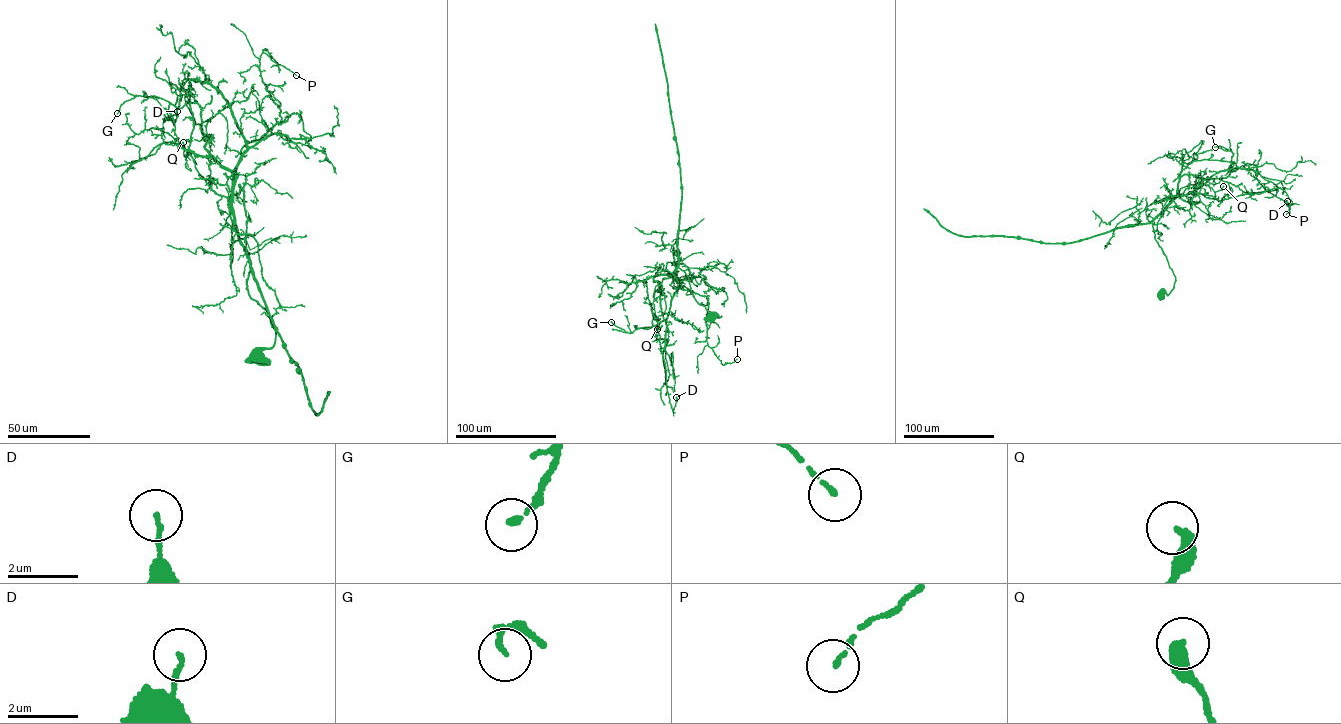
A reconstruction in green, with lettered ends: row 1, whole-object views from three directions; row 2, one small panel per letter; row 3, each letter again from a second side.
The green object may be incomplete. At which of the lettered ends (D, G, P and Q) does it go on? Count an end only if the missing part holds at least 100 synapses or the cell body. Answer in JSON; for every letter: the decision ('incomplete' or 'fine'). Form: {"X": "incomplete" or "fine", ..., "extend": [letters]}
{"D": "fine", "G": "fine", "P": "fine", "Q": "fine", "extend": []}

